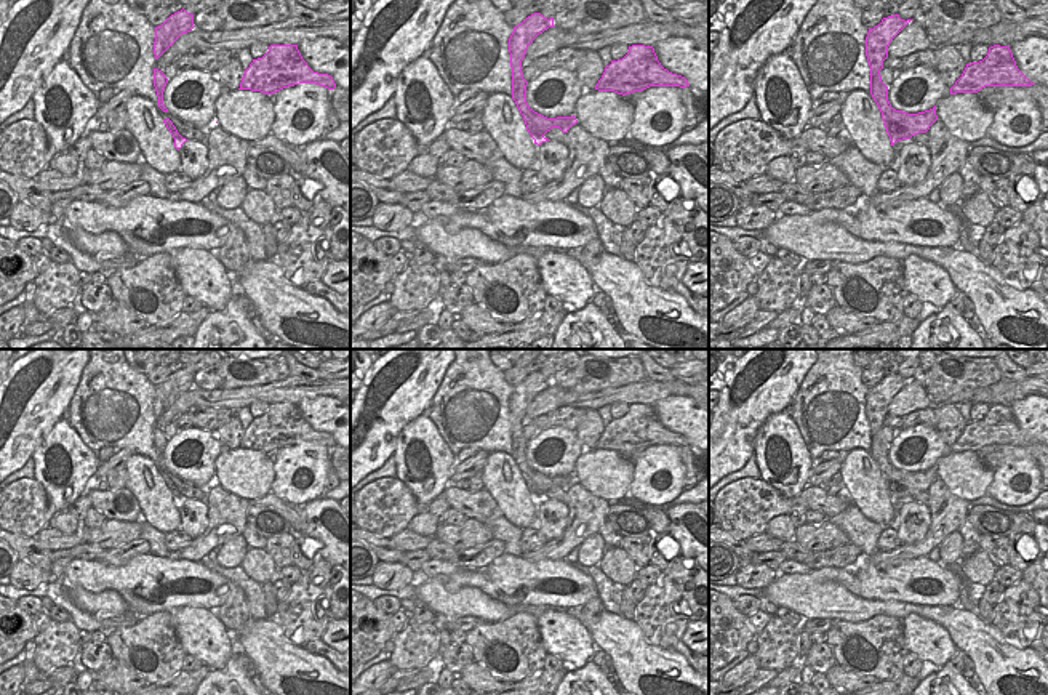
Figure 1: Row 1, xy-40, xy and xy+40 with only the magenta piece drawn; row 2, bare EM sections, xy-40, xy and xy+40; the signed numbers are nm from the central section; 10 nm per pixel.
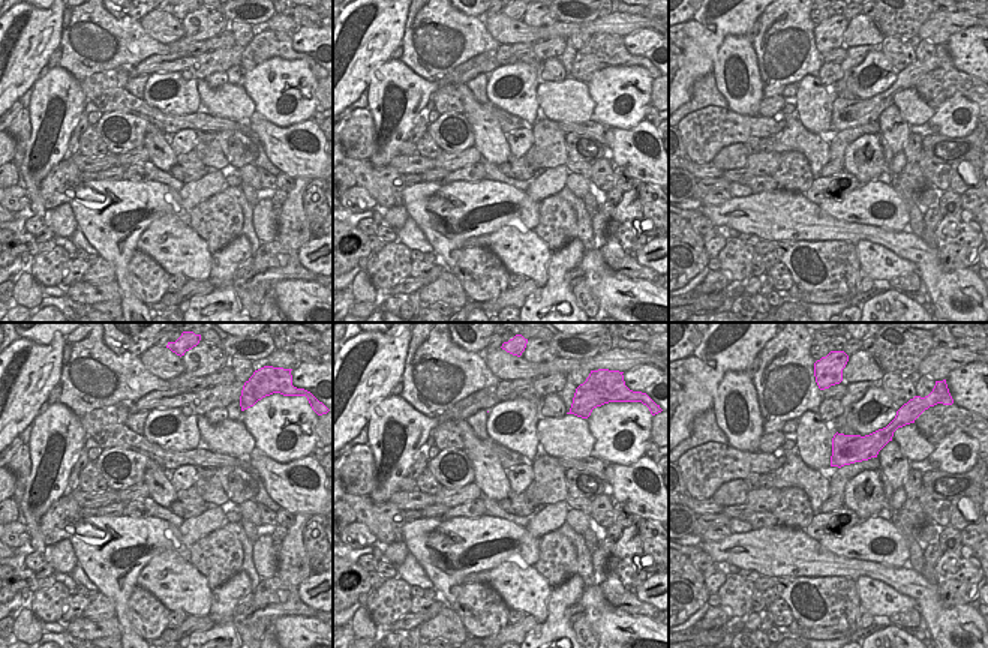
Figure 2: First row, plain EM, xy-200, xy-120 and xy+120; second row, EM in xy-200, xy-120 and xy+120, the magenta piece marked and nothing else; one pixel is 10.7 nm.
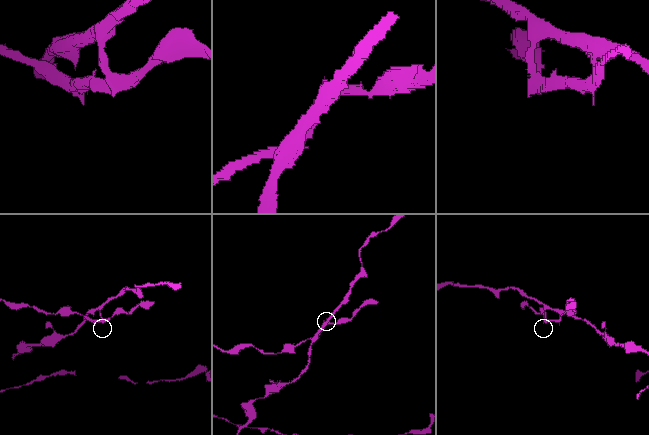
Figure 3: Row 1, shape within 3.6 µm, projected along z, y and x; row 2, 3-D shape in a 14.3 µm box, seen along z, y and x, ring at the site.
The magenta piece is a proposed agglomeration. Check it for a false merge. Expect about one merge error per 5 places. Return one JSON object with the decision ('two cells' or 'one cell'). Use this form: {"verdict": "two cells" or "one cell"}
{"verdict": "two cells"}

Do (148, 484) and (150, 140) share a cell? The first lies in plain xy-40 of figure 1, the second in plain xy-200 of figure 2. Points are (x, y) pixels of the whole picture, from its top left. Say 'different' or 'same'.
same

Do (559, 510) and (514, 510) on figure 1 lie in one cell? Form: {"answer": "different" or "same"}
{"answer": "different"}

